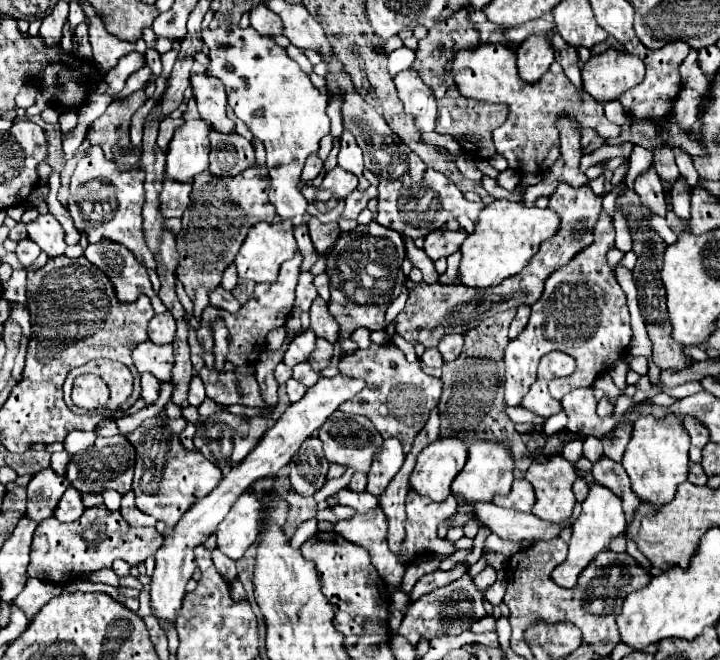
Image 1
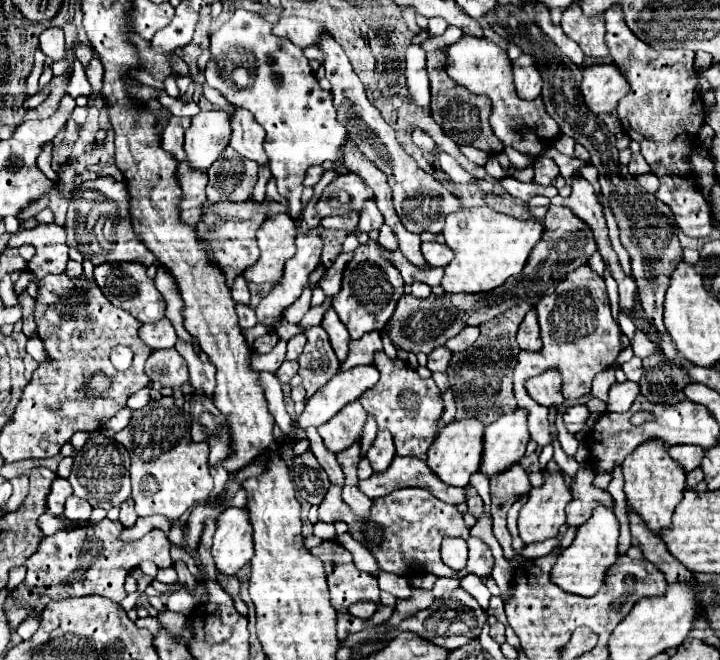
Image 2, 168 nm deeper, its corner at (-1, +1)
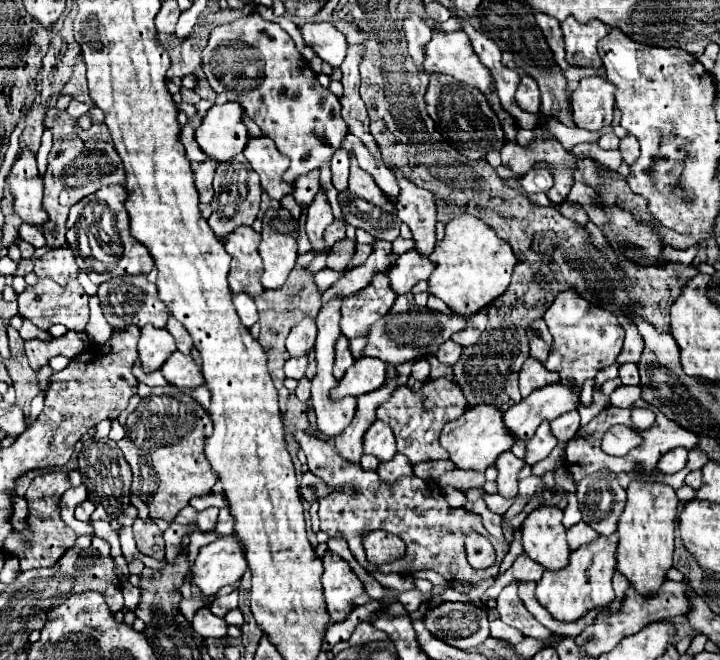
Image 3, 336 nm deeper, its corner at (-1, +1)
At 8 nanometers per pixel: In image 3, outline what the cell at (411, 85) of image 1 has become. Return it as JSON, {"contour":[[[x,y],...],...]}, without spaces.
{"contour":[[[408,14],[404,18],[404,32],[408,38],[410,56],[414,58],[416,66],[420,66],[420,62],[424,62],[424,42],[428,42],[432,36],[432,28],[418,14]]]}

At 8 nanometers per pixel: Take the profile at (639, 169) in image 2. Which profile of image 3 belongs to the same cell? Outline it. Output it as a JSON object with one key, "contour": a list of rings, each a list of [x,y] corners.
{"contour":[[[626,134],[626,136],[620,140],[620,148],[618,148],[618,150],[622,152],[624,162],[626,162],[626,164],[632,164],[634,158],[640,154],[640,152],[638,152],[638,140],[636,140],[636,136],[634,136],[634,134]]]}

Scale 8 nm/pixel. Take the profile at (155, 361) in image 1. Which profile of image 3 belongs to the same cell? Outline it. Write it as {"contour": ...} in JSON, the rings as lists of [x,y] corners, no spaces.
{"contour":[[[178,350],[172,354],[172,358],[168,358],[168,362],[164,362],[160,372],[170,384],[178,388],[198,388],[204,384],[200,366],[192,360],[192,356],[184,356]]]}

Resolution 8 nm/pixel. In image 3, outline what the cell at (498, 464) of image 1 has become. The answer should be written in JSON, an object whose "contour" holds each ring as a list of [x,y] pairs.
{"contour":[[[562,382],[548,384],[522,398],[504,412],[504,422],[516,440],[528,442],[544,420],[554,420],[566,412],[580,408],[580,392]]]}

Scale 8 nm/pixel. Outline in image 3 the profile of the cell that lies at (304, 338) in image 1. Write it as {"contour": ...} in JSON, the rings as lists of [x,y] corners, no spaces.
{"contour":[[[304,318],[302,322],[294,324],[288,338],[286,338],[286,348],[290,356],[304,356],[308,350],[312,350],[316,340],[316,322],[312,318]]]}

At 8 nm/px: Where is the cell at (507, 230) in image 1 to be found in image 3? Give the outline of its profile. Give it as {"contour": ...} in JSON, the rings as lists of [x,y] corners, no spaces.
{"contour":[[[470,214],[456,216],[446,224],[446,236],[436,242],[428,258],[436,264],[436,270],[428,278],[428,292],[446,302],[448,308],[460,316],[482,312],[504,294],[516,266],[514,250],[496,238],[492,228]]]}

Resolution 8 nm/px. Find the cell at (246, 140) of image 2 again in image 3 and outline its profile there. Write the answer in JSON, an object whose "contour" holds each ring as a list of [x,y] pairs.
{"contour":[[[250,138],[248,146],[244,148],[244,156],[258,172],[262,188],[270,198],[280,200],[286,194],[294,192],[294,186],[290,182],[282,182],[282,174],[288,168],[288,158],[278,152],[270,138]]]}

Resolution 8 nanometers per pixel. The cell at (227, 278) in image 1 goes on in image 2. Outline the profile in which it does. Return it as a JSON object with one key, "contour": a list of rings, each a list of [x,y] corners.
{"contour":[[[236,276],[236,280],[234,280],[234,284],[232,284],[230,290],[232,290],[232,298],[234,298],[236,302],[248,304],[250,292],[248,292],[248,284],[246,284],[246,280],[244,280],[242,276]]]}

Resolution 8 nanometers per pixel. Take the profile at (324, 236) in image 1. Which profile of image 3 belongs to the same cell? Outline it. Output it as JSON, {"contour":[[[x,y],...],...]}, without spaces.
{"contour":[[[344,238],[342,242],[338,242],[336,246],[330,248],[328,258],[326,258],[326,266],[332,268],[332,270],[342,272],[342,270],[346,270],[346,266],[348,266],[350,258],[354,256],[354,252],[356,252],[356,242]]]}

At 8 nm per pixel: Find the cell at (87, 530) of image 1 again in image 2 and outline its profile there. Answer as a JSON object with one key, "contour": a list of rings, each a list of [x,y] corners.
{"contour":[[[66,516],[58,518],[66,520],[68,528],[42,538],[38,550],[26,560],[28,572],[24,582],[18,584],[6,598],[4,610],[14,630],[24,620],[24,614],[28,614],[30,610],[42,610],[44,604],[54,598],[100,594],[118,604],[126,596],[126,576],[144,560],[152,560],[158,568],[172,566],[170,540],[160,528],[152,528],[138,542],[122,542],[120,534],[124,532],[124,526],[120,524],[120,520],[104,518],[100,522],[72,522]]]}

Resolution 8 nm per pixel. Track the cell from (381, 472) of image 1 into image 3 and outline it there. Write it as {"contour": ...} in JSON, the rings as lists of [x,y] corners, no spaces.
{"contour":[[[376,420],[364,434],[364,452],[374,454],[378,460],[388,460],[396,454],[396,440],[392,428],[382,420]]]}

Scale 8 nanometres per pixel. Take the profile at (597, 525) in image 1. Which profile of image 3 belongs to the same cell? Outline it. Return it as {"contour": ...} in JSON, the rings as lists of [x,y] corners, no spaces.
{"contour":[[[612,534],[608,538],[600,536],[598,540],[574,550],[570,564],[564,570],[544,572],[542,580],[536,584],[536,600],[552,614],[554,620],[576,622],[586,612],[612,604],[614,600],[612,576],[616,570],[616,546],[618,546],[618,534]]]}

